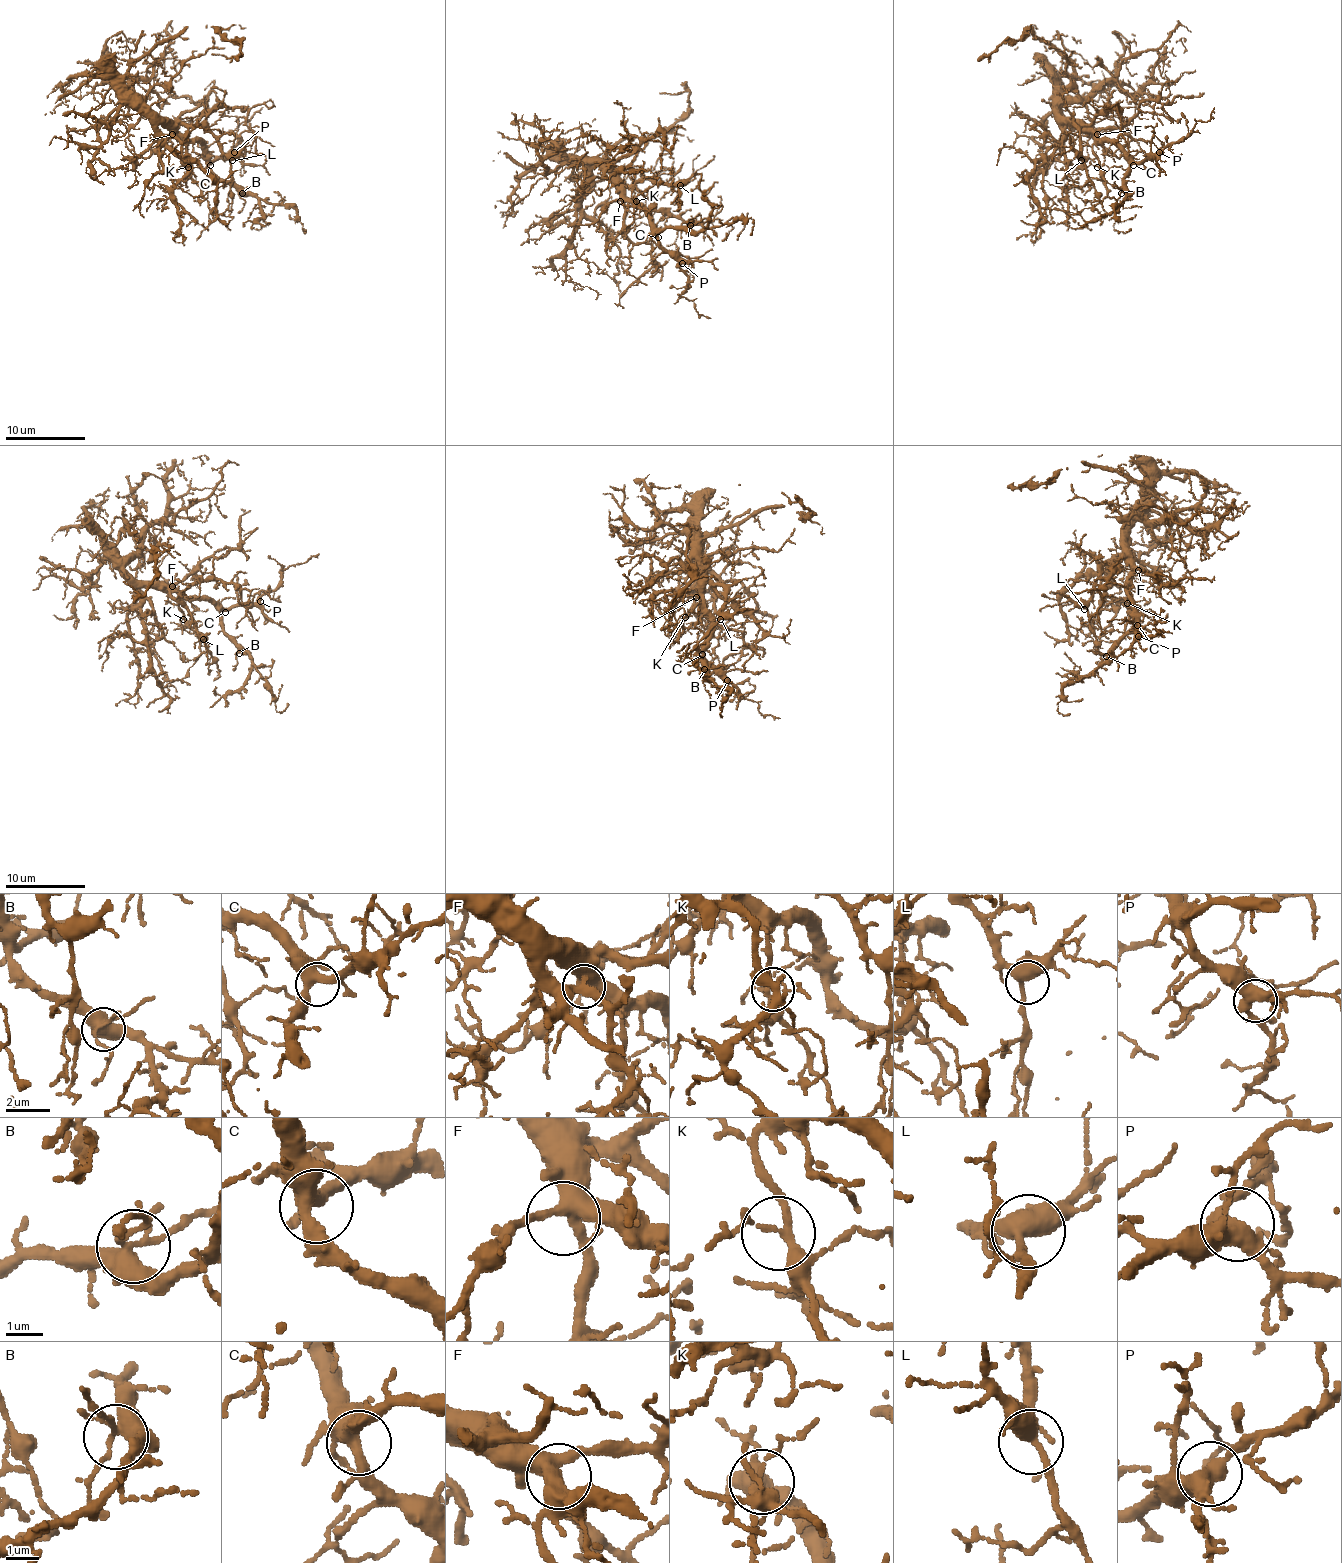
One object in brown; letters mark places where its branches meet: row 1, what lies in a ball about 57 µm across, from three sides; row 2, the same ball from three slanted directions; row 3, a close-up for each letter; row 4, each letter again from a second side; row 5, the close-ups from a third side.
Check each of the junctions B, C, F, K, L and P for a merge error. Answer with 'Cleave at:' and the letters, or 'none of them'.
Cleave at: none of them

